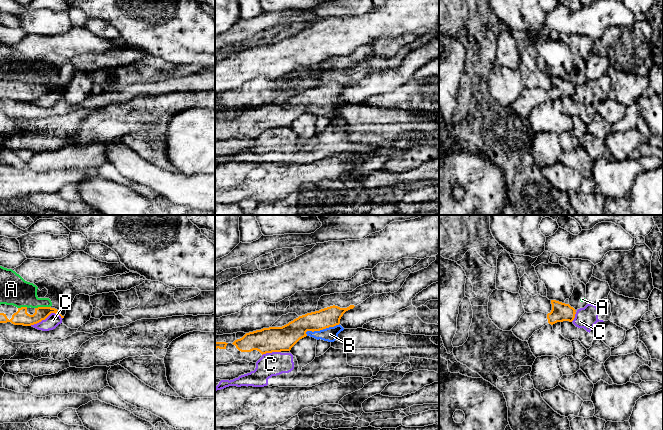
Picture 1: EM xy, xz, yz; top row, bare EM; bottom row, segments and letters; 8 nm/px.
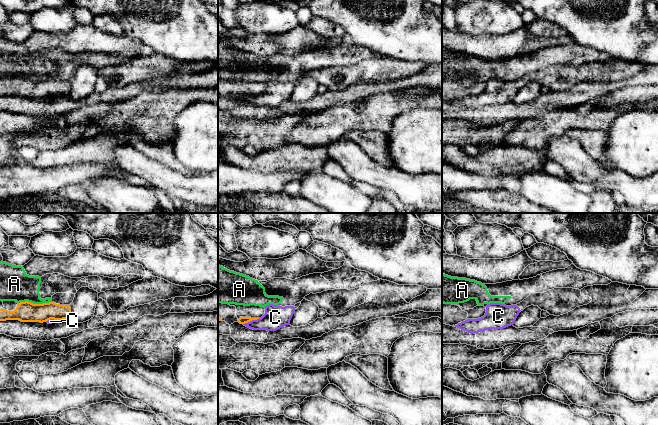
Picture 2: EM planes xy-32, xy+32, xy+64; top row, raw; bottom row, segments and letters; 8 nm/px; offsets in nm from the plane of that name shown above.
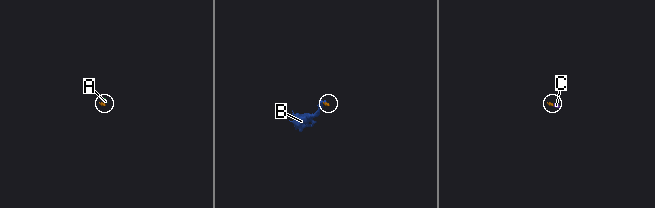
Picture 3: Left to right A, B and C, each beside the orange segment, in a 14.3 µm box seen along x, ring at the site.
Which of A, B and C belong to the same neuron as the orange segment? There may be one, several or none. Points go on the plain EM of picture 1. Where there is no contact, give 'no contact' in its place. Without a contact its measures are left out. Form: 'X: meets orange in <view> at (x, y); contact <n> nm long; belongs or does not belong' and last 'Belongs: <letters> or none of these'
A: meets orange in xy at (42, 83); contact 120 nm long; does not belong
B: meets orange in xz at (322, 105); contact 300 nm long; belongs
C: meets orange in xy at (46, 93); contact 280 nm long; does not belong
Belongs: B

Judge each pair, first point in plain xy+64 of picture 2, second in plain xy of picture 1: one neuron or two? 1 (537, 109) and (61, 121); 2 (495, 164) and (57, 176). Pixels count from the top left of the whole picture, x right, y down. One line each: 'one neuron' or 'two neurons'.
1: two neurons
2: two neurons

